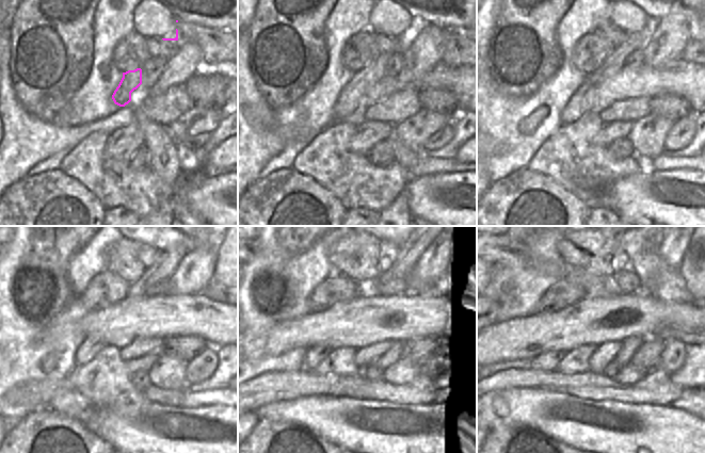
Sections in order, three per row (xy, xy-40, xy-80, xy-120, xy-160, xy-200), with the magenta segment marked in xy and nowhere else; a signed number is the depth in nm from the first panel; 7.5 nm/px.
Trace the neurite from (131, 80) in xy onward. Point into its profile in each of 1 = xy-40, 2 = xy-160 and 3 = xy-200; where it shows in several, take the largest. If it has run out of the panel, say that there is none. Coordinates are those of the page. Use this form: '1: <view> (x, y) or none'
1: xy-40 (352, 96)
2: xy-160 (409, 254)
3: xy-200 (548, 360)

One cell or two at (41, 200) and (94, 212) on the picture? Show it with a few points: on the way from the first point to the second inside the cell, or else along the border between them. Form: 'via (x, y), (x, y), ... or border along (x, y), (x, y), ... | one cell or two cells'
via (53, 200), (59, 200), (65, 194), (81, 200) | one cell

